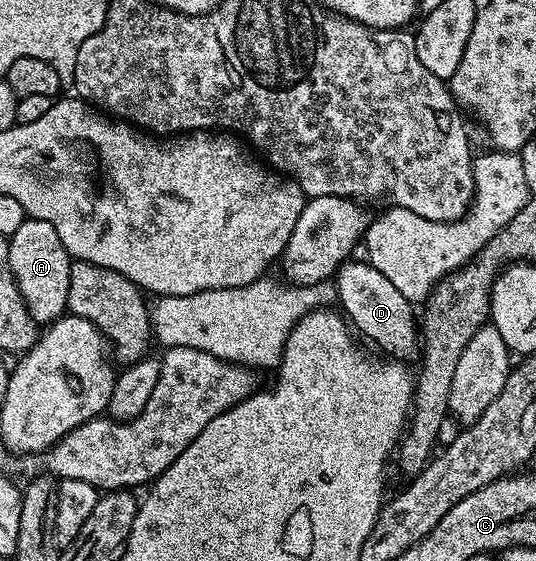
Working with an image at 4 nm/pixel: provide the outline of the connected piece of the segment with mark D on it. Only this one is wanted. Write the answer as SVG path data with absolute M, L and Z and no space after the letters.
M355 261L344 262L333 275L333 290L337 295L337 302L339 298L338 305L342 313L360 335L363 333L365 337L372 338L381 349L388 350L383 352L399 360L410 359L410 354L414 350L416 353L421 342L413 305L406 299L405 294L399 291L396 279L392 275L383 275L370 261Z

